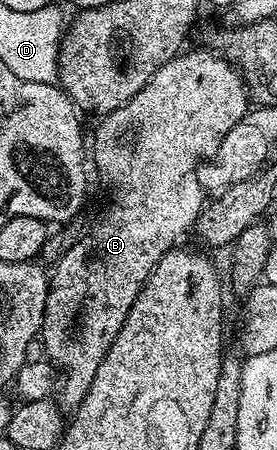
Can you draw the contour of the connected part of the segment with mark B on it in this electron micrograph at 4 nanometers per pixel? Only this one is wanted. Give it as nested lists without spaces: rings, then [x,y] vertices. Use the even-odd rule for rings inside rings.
[[[186,50],[184,53],[177,55],[171,61],[167,61],[167,65],[160,67],[151,77],[151,81],[147,81],[147,85],[143,85],[143,89],[139,89],[139,93],[135,93],[135,97],[131,97],[131,101],[127,101],[122,107],[110,111],[107,115],[100,116],[99,122],[101,124],[98,125],[97,132],[91,135],[92,166],[93,163],[97,166],[97,175],[109,186],[109,195],[113,200],[110,201],[109,208],[102,213],[101,220],[90,231],[88,228],[82,234],[81,240],[75,245],[71,245],[71,249],[67,249],[67,253],[63,253],[61,260],[52,268],[47,305],[45,306],[45,319],[41,322],[41,334],[39,336],[40,342],[45,342],[46,352],[44,351],[44,354],[63,376],[59,383],[59,395],[61,393],[62,400],[60,399],[60,402],[66,408],[69,406],[69,409],[75,409],[85,399],[87,389],[91,389],[91,381],[95,377],[107,349],[111,349],[115,337],[119,337],[119,329],[123,329],[123,321],[127,321],[127,313],[131,313],[131,305],[135,305],[147,277],[156,269],[164,255],[168,251],[174,250],[180,244],[177,242],[188,231],[190,234],[194,230],[197,218],[201,216],[201,210],[205,208],[207,202],[206,191],[203,185],[199,183],[196,171],[203,161],[208,161],[213,157],[216,150],[219,149],[220,142],[234,128],[235,123],[244,117],[247,108],[250,106],[250,96],[247,94],[246,85],[241,79],[241,72],[237,68],[212,50],[188,51]]]

